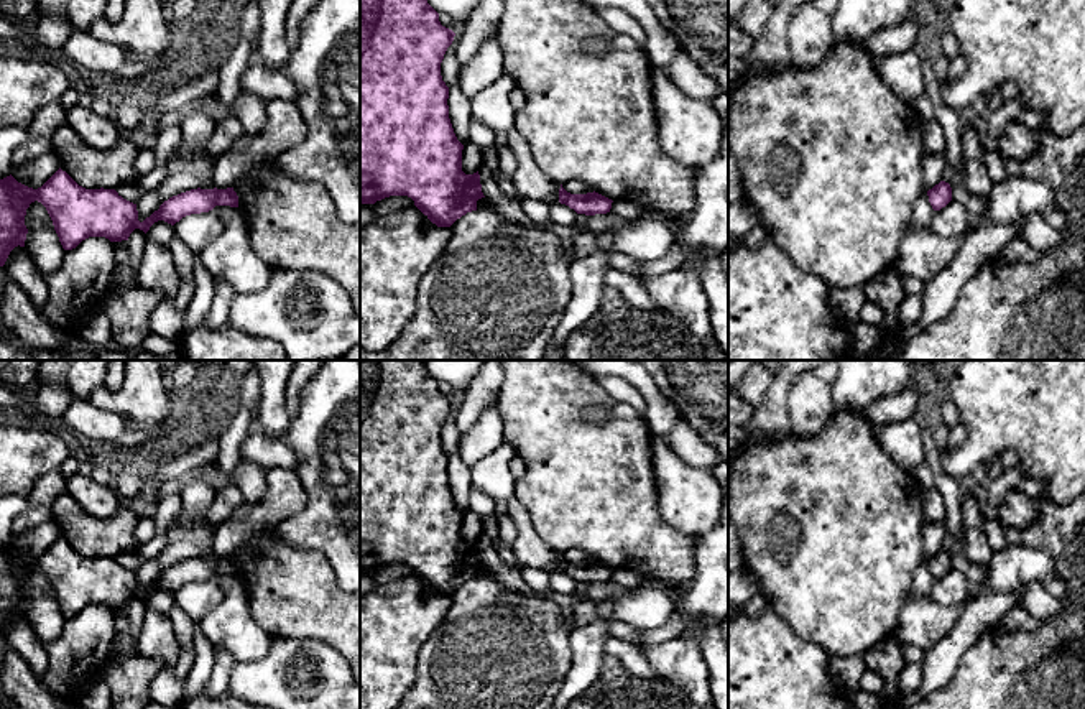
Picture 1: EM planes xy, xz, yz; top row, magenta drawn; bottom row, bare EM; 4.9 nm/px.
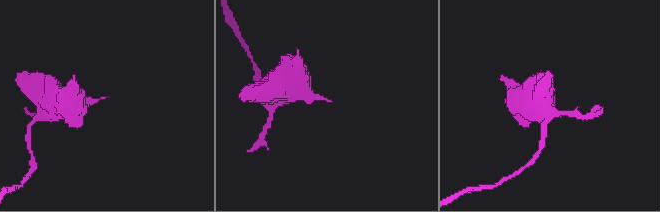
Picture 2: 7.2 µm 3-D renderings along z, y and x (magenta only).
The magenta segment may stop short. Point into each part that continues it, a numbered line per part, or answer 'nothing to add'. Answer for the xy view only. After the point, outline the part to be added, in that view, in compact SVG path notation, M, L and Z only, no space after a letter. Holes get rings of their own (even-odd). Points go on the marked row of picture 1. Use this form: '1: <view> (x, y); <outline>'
nothing to add

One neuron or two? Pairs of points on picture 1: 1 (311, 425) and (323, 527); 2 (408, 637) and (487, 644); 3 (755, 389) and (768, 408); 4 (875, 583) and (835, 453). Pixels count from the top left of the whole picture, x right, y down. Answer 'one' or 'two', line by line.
1: one
2: two
3: two
4: one

